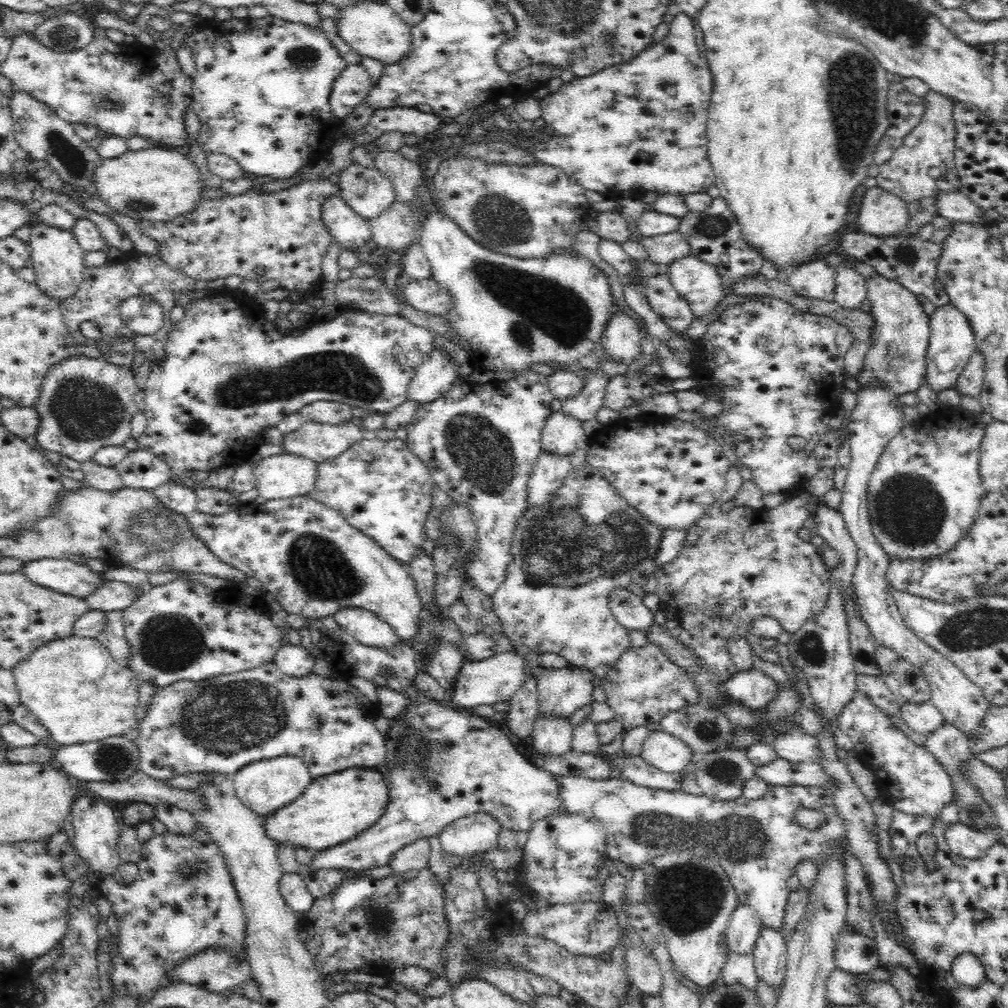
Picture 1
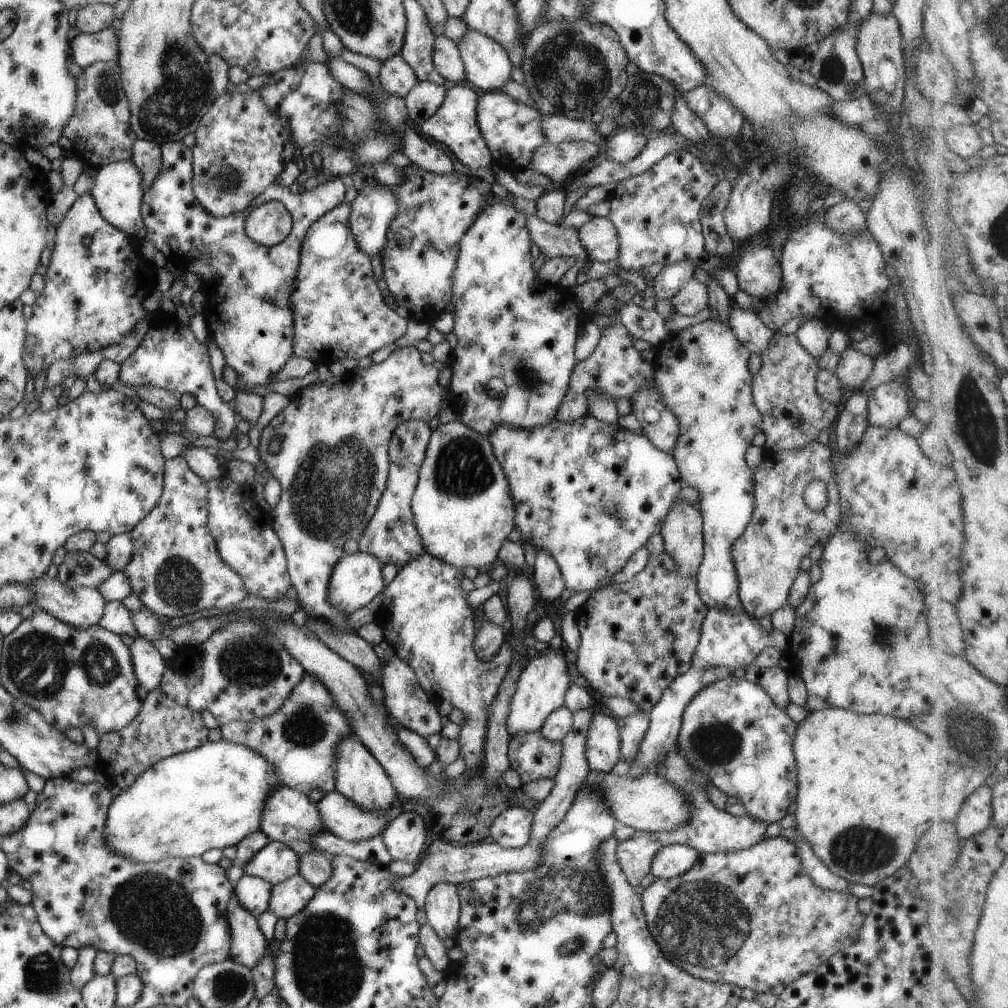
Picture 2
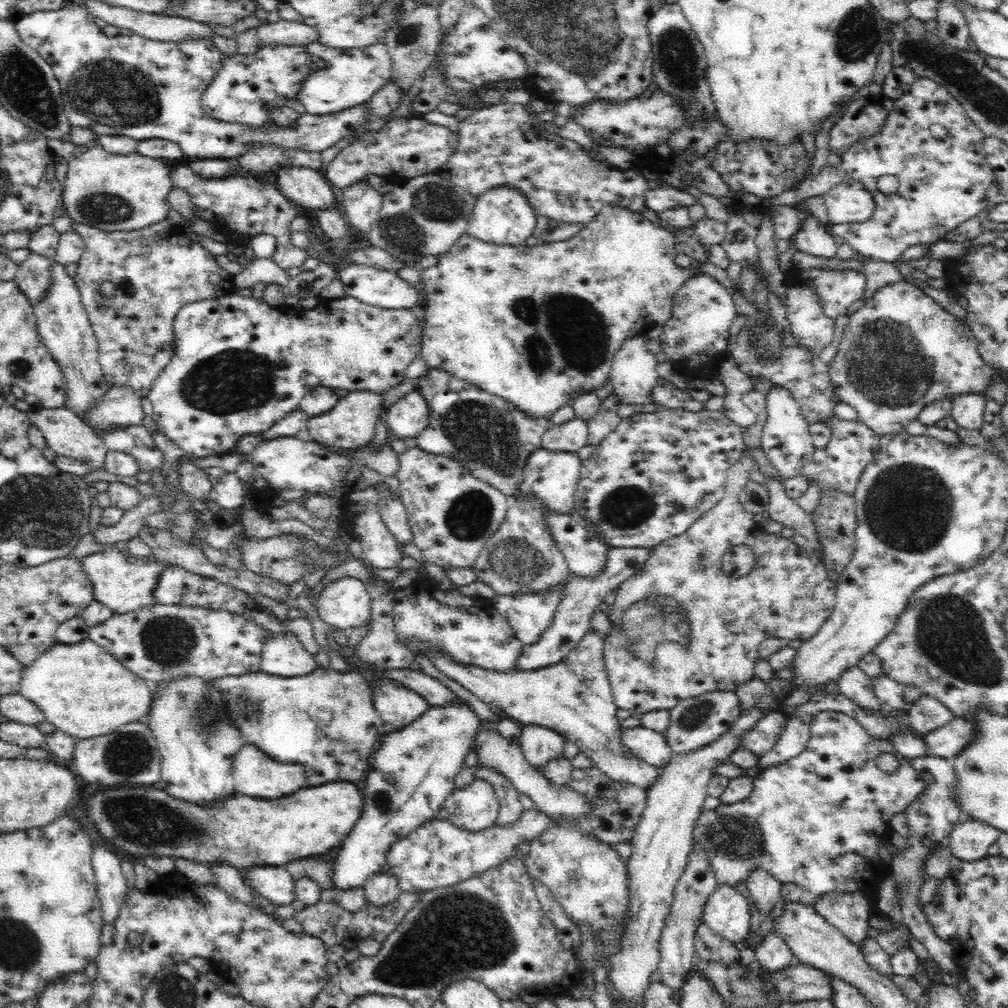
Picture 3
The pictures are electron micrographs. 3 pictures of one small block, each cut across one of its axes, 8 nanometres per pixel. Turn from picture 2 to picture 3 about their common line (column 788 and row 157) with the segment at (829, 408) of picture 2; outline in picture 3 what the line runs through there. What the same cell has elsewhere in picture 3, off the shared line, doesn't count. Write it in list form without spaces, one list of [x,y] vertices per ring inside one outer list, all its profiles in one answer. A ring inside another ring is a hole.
[[[422,117],[395,119],[388,121],[378,132],[363,134],[348,147],[340,150],[333,158],[334,160],[330,162],[328,168],[323,171],[323,175],[328,183],[332,183],[338,188],[346,188],[346,186],[366,181],[371,174],[386,177],[392,173],[398,175],[403,180],[408,180],[416,176],[438,172],[448,162],[450,155],[455,154],[458,146],[458,134],[450,131],[446,126],[428,124]]]

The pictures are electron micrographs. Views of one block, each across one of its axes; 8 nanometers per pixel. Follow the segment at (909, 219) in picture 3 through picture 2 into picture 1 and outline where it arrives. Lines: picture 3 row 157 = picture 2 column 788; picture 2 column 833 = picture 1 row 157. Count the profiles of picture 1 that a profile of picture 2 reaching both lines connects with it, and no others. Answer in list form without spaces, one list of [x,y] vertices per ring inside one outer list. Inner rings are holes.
[[[930,91],[926,94],[927,110],[922,122],[912,130],[902,146],[894,151],[891,160],[880,165],[880,174],[876,177],[878,186],[902,198],[909,210],[910,224],[906,226],[903,235],[917,235],[917,230],[937,216],[933,196],[938,191],[957,190],[958,176],[953,168],[954,120],[952,119],[954,102],[940,93]],[[930,168],[940,168],[942,178],[933,180],[928,176]]]

